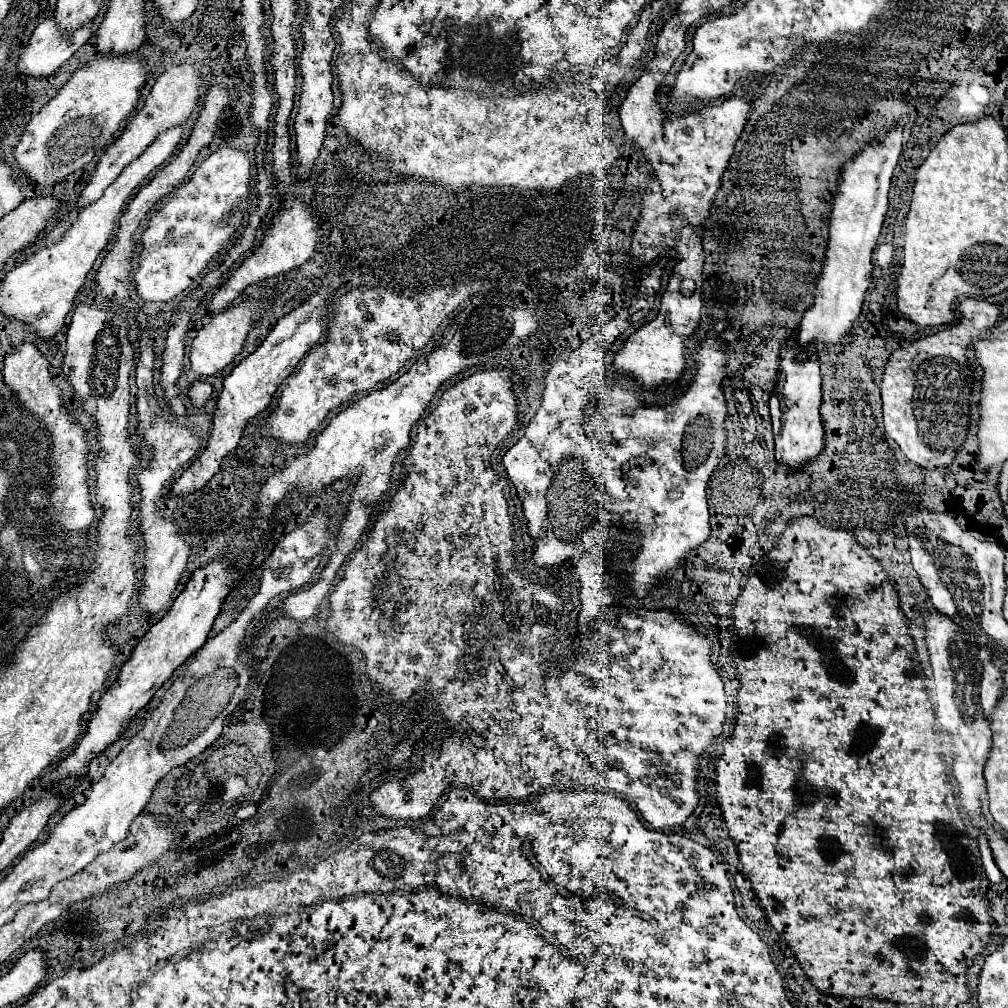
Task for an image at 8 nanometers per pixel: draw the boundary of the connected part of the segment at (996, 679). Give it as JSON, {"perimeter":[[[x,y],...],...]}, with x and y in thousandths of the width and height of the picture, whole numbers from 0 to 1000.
{"perimeter":[[[979,657],[977,663],[975,663],[975,675],[973,675],[973,702],[977,706],[977,712],[981,712],[983,704],[989,700],[989,694],[991,694],[991,687],[993,687],[993,677],[995,677],[995,671],[993,667],[983,659]]]}

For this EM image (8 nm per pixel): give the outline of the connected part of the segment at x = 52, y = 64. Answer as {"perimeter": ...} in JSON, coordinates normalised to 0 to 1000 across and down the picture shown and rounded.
{"perimeter":[[[45,18],[29,38],[29,44],[23,48],[17,71],[23,75],[49,75],[63,62],[66,62],[90,36],[90,24],[82,26],[76,32],[61,34],[53,18]]]}

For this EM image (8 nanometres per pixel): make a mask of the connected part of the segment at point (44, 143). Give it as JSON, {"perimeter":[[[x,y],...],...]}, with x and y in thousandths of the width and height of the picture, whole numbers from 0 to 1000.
{"perimeter":[[[98,56],[94,62],[78,67],[57,95],[27,121],[13,147],[15,161],[29,181],[35,185],[63,181],[68,173],[88,163],[100,147],[104,149],[114,139],[116,129],[120,129],[130,109],[134,109],[144,77],[144,63],[136,56]]]}

